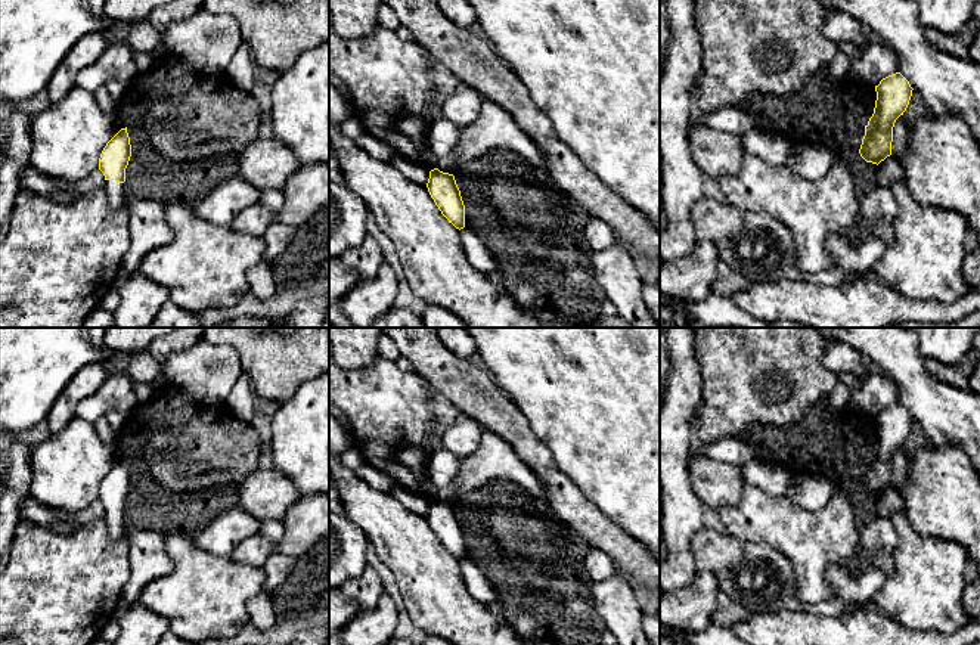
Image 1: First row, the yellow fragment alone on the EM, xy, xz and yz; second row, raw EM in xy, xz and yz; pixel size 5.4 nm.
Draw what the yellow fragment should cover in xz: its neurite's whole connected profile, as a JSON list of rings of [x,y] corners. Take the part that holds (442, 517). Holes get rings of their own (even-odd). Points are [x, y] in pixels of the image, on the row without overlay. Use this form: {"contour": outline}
{"contour": [[[434,499],[429,502],[427,518],[435,536],[449,551],[449,553],[452,553],[459,561],[463,559],[465,536],[455,506]]]}

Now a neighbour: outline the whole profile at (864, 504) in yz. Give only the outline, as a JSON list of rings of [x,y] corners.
[[[856,455],[852,459],[852,469],[841,475],[835,484],[835,493],[844,496],[855,508],[855,521],[858,528],[865,527],[875,517],[875,503],[878,496],[866,493],[860,484],[865,455]]]

